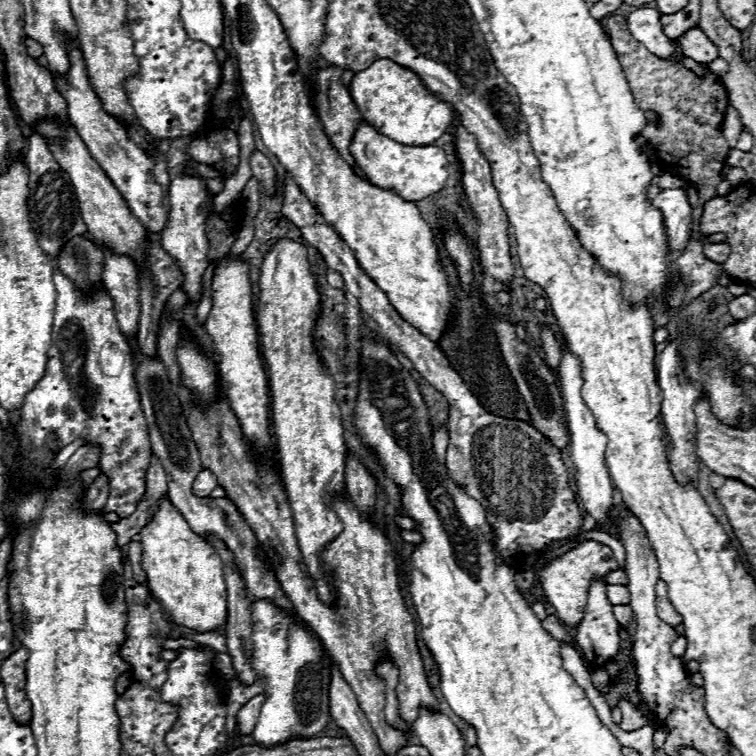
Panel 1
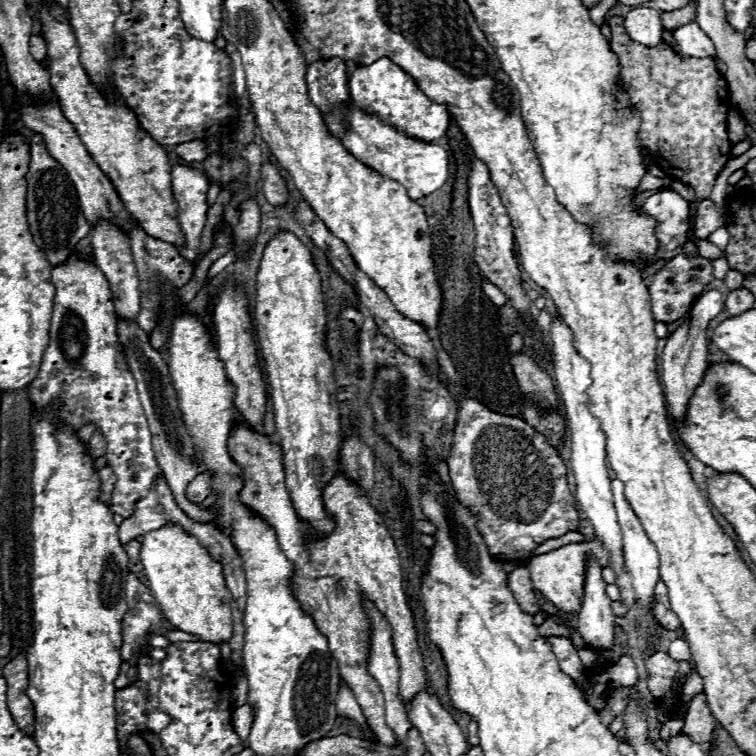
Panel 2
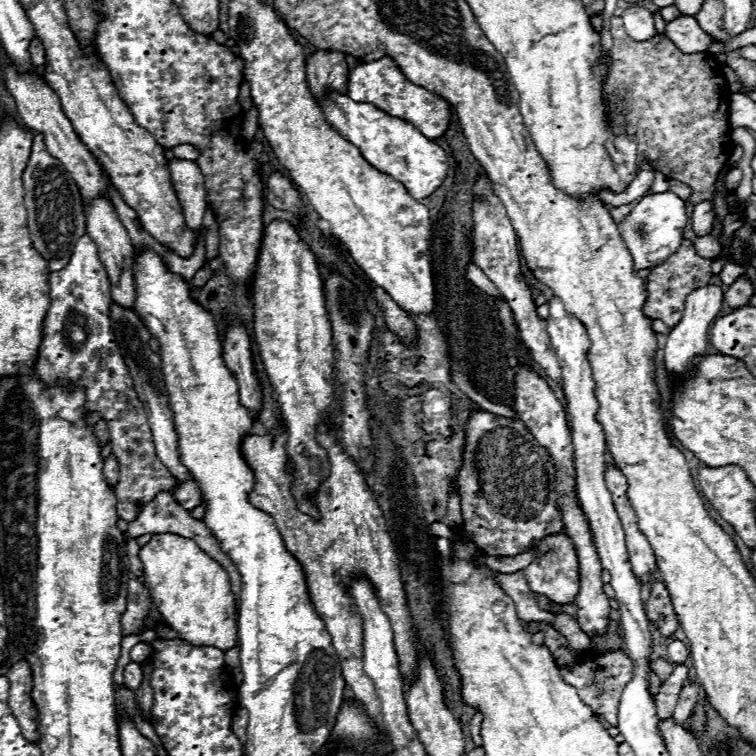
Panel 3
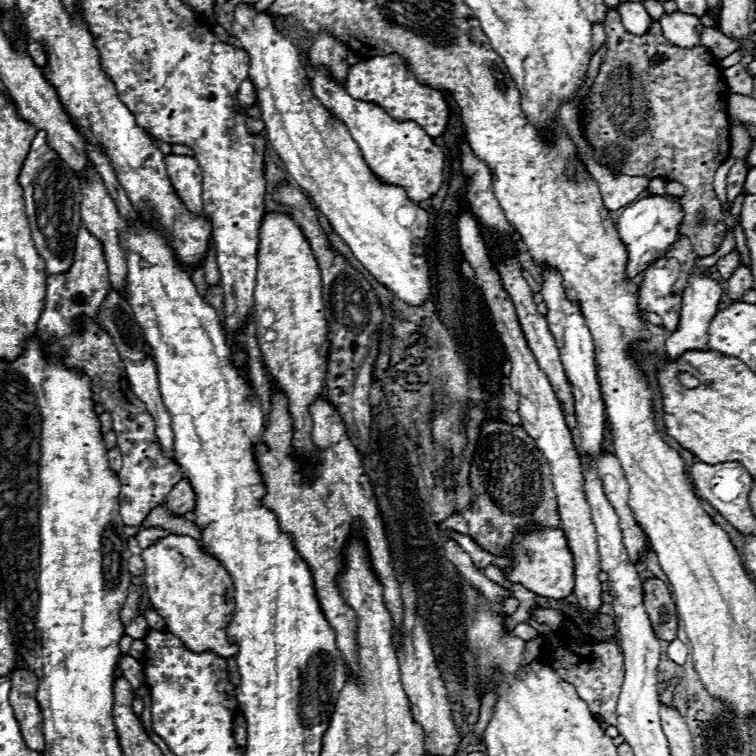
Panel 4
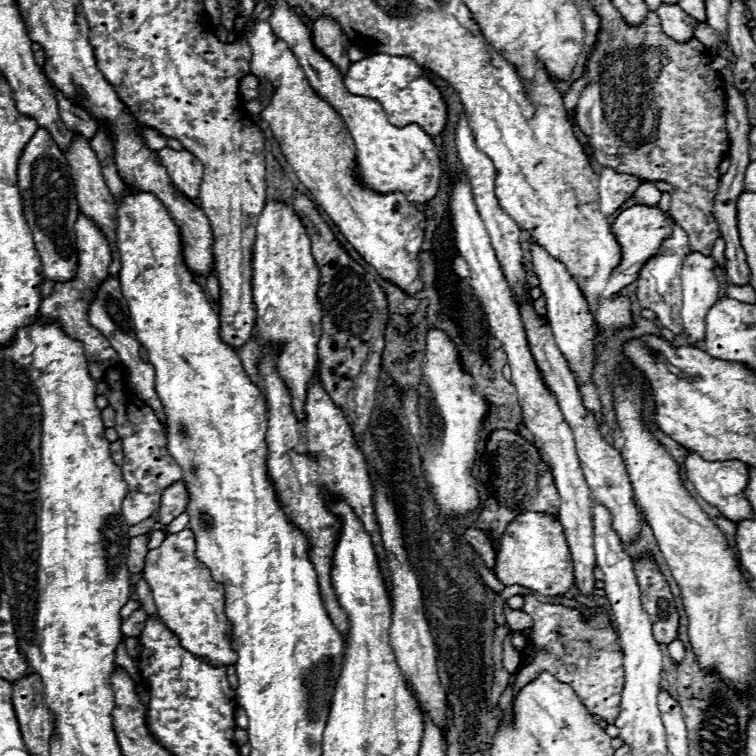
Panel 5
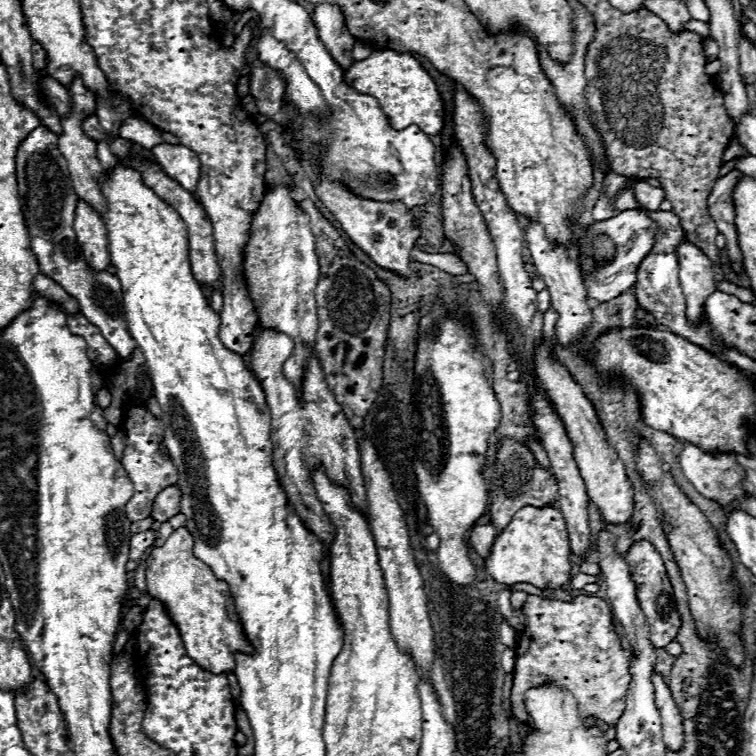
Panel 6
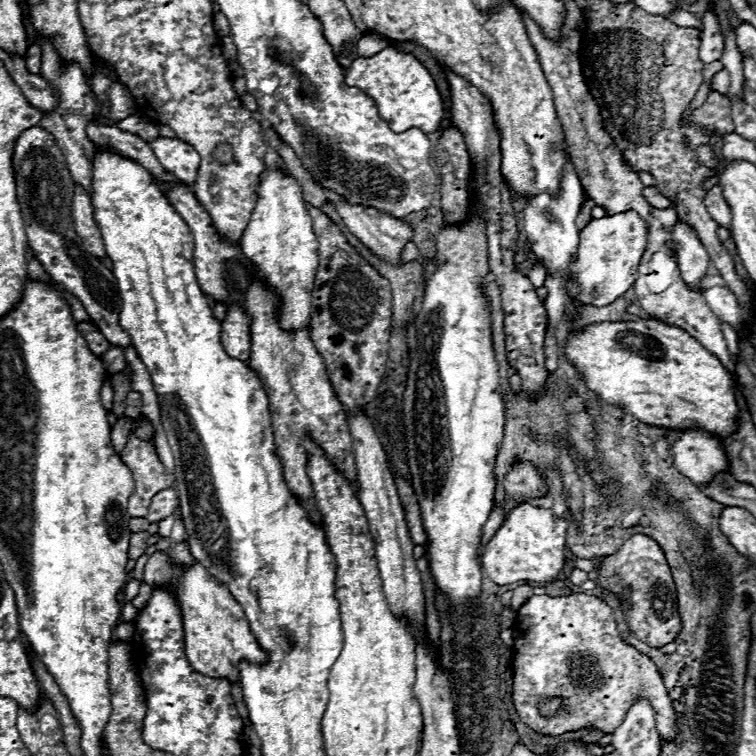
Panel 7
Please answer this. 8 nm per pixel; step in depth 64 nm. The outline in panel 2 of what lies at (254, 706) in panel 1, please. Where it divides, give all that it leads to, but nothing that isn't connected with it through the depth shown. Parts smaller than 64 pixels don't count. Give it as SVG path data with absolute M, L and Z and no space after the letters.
M248 704L236 708L234 714L232 714L232 728L236 730L236 734L238 734L242 740L246 740L248 734L250 734L252 718L254 718L254 712L252 712L252 708L250 708Z

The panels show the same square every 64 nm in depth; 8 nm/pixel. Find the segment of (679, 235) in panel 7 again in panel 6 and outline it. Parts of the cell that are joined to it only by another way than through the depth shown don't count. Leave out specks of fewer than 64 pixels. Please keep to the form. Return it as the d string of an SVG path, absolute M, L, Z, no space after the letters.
M686 236L676 248L678 264L680 264L680 286L686 296L686 314L688 320L696 322L702 318L706 298L716 290L712 260Z

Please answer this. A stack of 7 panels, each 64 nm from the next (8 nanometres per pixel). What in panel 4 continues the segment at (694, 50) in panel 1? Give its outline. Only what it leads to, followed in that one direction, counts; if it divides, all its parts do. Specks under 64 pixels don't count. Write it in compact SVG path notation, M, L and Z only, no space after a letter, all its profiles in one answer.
M672 12L672 14L662 14L660 18L662 24L662 32L664 36L680 46L680 48L692 48L700 44L700 32L702 32L702 24L696 16L684 14L684 12Z

